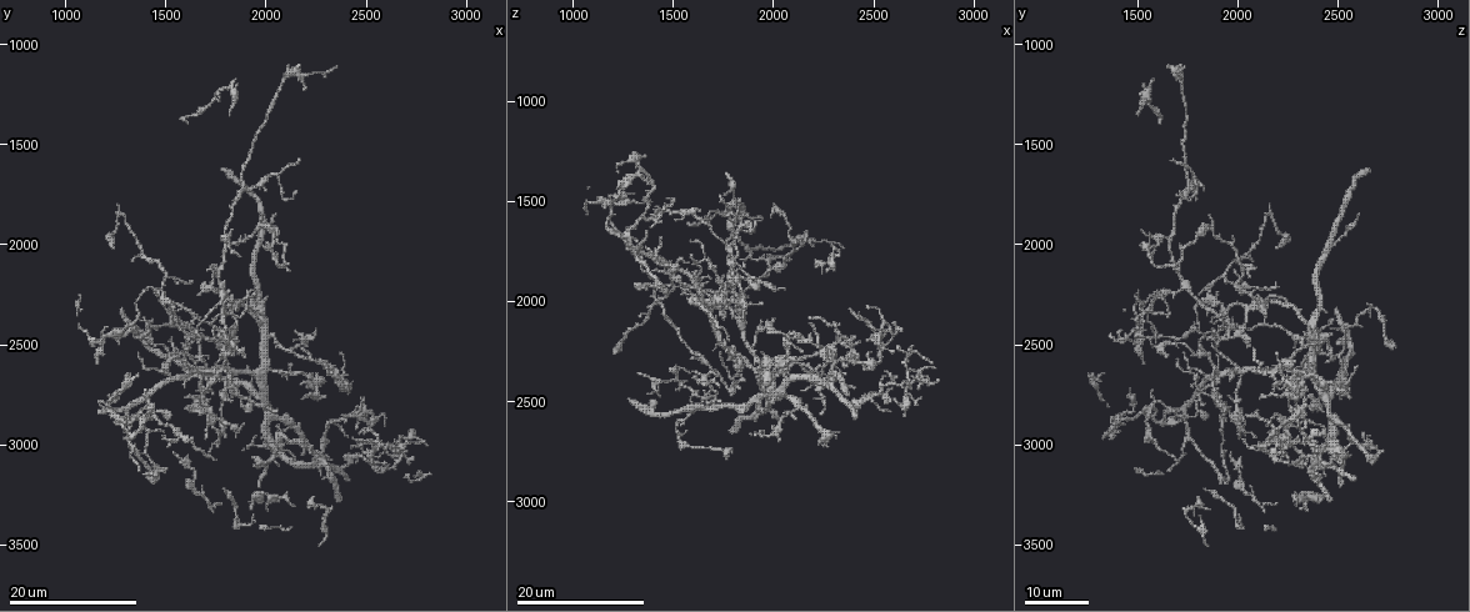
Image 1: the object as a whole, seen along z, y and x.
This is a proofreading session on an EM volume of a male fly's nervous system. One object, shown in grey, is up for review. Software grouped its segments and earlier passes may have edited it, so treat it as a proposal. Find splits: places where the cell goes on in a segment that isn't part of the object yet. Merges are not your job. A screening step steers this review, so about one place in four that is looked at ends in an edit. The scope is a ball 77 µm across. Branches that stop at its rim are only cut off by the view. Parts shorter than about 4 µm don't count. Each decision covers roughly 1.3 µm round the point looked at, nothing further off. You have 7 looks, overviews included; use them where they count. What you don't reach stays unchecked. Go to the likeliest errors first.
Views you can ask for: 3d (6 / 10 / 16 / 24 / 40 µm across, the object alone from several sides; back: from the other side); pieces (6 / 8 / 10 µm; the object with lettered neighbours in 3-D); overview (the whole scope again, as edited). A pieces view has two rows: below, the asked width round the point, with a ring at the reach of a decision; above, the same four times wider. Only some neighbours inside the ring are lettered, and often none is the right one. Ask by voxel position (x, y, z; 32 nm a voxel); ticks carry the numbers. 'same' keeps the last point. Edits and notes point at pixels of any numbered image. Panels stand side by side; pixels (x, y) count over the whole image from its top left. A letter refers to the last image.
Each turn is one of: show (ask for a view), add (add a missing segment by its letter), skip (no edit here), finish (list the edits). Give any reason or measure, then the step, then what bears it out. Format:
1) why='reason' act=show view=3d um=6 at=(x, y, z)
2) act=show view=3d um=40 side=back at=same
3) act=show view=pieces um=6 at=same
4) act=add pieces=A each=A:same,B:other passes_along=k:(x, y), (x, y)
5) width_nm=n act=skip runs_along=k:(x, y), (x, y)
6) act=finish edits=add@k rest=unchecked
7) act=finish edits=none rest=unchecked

why='free end' act=show view=3d um=24 at=(2380, 2860, 2040)

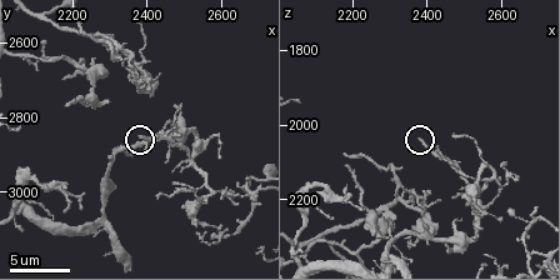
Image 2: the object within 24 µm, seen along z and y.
act=show view=pieces um=8 at=(2390, 2850, 2050)

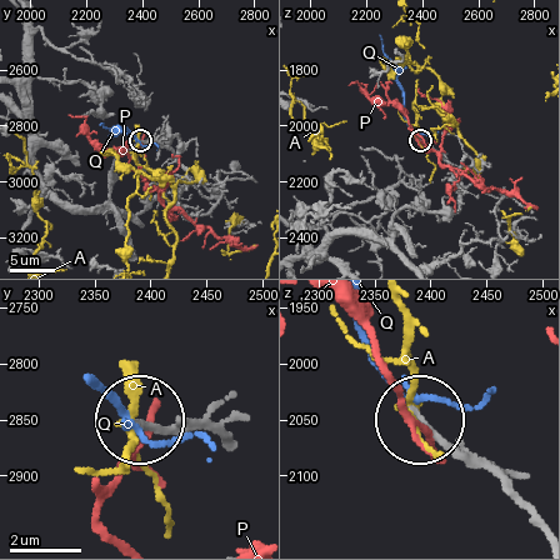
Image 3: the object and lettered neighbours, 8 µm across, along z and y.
act=add pieces=Q each=A:other,P:other,Q:same passes_along=3:(221, 436), (126, 421), (90, 386) found='it goes on there'

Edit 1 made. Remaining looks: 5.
why='branch stops here' act=show view=3d um=24 at=(2120, 2600, 2370)

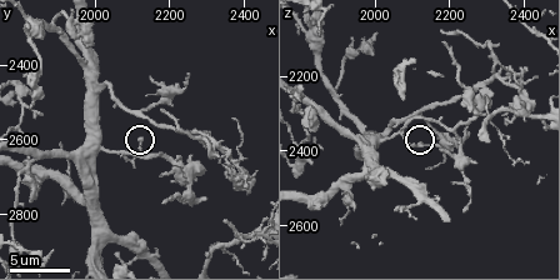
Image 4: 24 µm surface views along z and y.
act=show view=pieces um=6 at=same

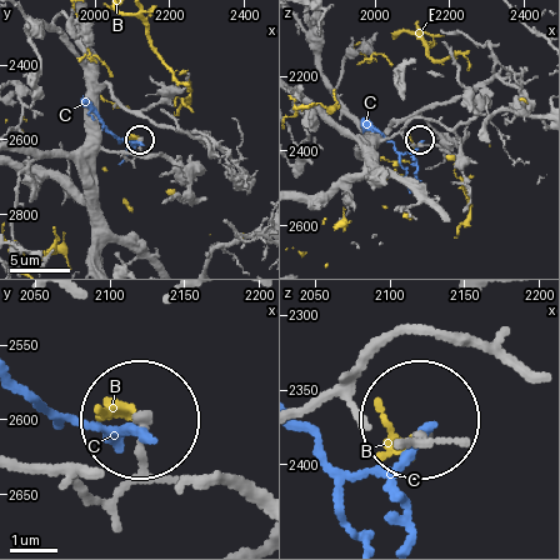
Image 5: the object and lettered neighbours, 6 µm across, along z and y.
width_nm=180 act=skip each=B:other,C:other found='no lettered segment goes on from it'

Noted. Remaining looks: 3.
why='branch stops here' act=show view=3d um=6 at=(2180, 2760, 2110)

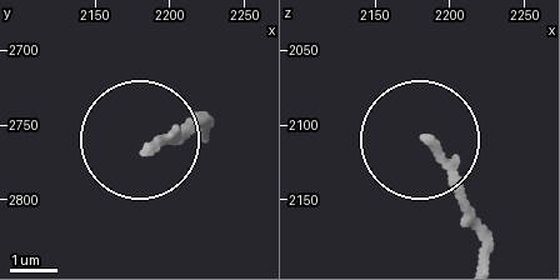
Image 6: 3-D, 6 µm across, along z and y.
why='see the neighbours' act=show view=pieces um=10 at=(2184, 2766, 2110)

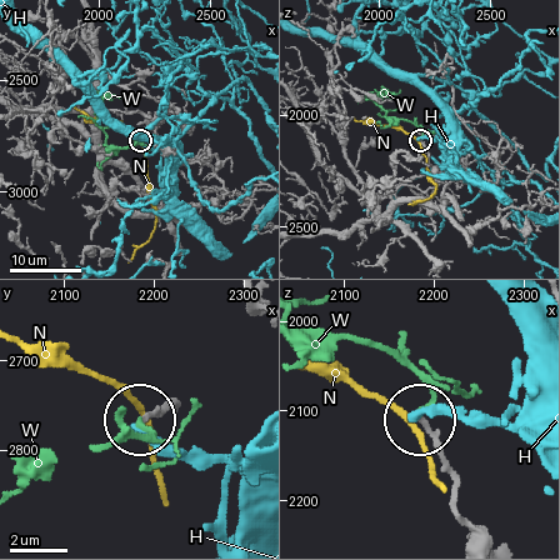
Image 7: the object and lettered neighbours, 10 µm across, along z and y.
act=add pieces=W each=H:other,N:other,W:same found='it goes on there'

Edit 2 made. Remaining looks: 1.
act=finish edits=add@3,add@7 rest=unchecked

